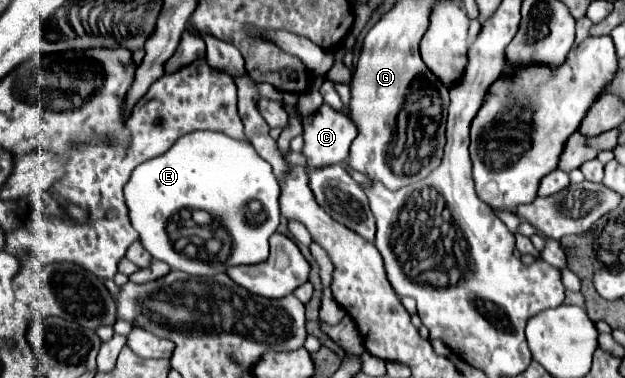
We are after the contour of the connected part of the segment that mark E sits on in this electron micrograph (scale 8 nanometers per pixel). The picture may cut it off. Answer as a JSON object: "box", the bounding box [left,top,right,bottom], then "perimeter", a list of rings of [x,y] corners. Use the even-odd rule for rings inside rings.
{"box":[125,130,281,276],"perimeter":[[[195,130],[181,136],[165,154],[137,166],[125,184],[129,218],[149,254],[167,262],[173,270],[197,276],[213,276],[225,272],[229,266],[265,262],[269,258],[269,238],[277,230],[281,218],[279,194],[281,188],[273,178],[271,164],[263,160],[249,142],[209,130]],[[195,210],[209,212],[211,222],[195,224]]]}

